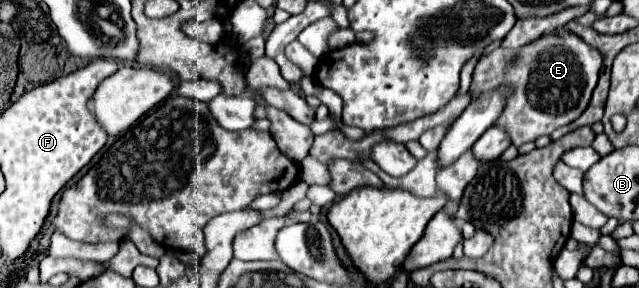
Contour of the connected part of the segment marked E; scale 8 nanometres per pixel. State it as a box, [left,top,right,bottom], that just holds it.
[468,27,600,147]

